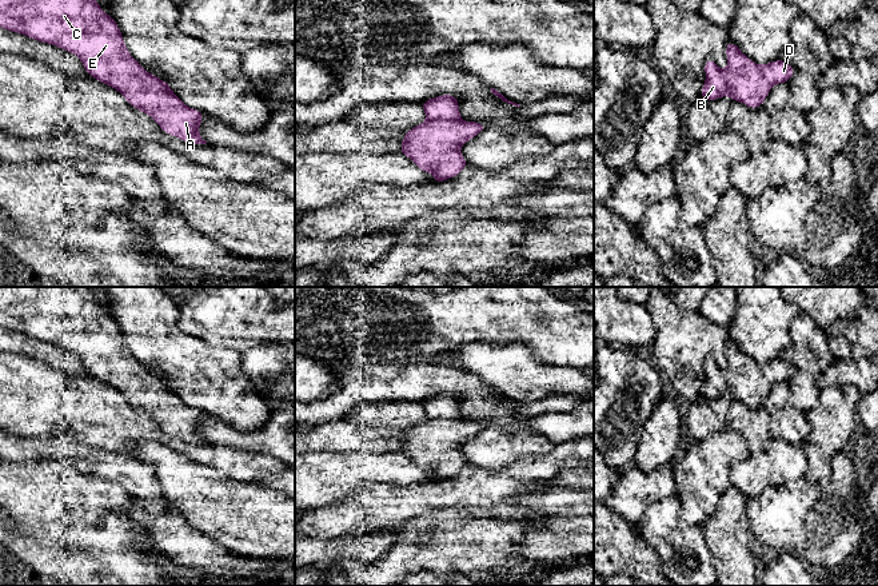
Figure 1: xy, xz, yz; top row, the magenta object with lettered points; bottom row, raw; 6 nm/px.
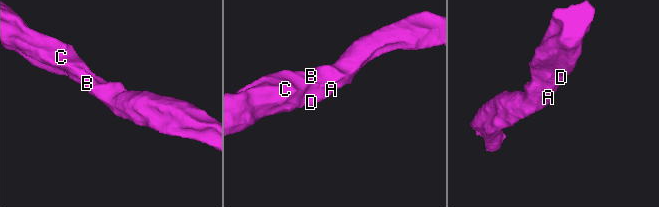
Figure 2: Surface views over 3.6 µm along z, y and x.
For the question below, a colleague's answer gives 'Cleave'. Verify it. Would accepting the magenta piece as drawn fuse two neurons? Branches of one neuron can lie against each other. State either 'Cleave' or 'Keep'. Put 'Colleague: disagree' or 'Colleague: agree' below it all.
Keep
Colleague: disagree

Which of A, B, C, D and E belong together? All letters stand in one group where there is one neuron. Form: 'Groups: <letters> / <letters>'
Groups: A B C D E

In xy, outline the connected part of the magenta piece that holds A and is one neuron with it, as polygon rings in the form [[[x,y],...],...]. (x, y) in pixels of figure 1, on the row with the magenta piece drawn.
[[[0,0],[0,28],[56,45],[76,55],[88,76],[119,91],[168,135],[188,144],[205,144],[199,133],[204,113],[187,107],[169,84],[147,72],[127,49],[117,23],[96,0]]]

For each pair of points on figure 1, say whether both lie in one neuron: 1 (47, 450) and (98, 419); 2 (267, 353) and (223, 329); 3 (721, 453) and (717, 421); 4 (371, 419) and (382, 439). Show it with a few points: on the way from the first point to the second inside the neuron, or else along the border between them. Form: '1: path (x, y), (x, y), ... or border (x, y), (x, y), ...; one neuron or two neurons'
1: border (40, 438), (63, 431), (99, 450); two neurons
2: border (280, 342), (260, 342), (240, 353); two neurons
3: border (726, 426), (709, 433), (699, 441), (690, 442); two neurons
4: border (347, 417), (372, 427), (398, 429); two neurons

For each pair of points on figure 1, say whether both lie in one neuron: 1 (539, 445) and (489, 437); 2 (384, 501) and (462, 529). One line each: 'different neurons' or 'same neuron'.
1: same neuron
2: different neurons

